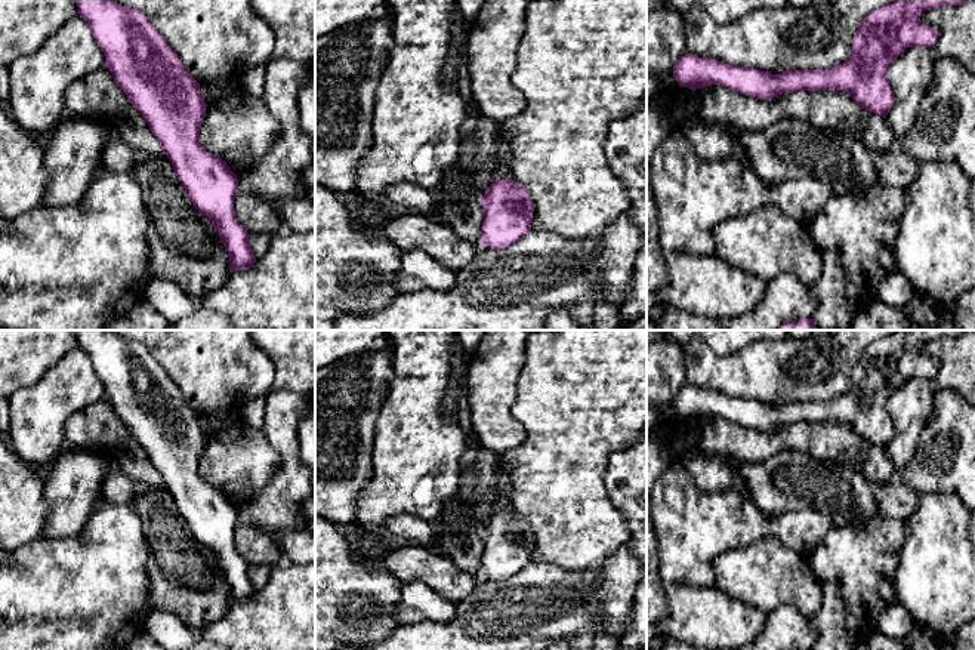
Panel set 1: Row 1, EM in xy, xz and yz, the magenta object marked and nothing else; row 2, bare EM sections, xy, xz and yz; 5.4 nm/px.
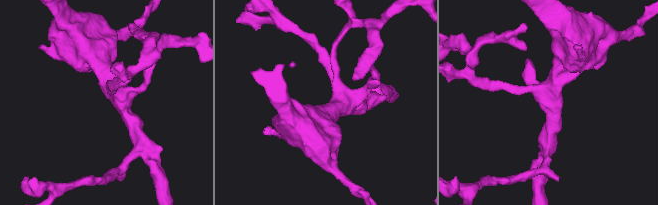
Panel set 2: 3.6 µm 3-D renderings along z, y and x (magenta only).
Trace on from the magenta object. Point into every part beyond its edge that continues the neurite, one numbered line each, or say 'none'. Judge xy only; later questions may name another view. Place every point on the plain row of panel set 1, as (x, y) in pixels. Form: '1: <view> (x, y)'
none

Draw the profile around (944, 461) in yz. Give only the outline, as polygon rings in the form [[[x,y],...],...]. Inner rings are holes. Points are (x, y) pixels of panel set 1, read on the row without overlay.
[[[951,389],[937,392],[916,453],[897,477],[908,490],[950,492],[974,509],[975,406]]]

